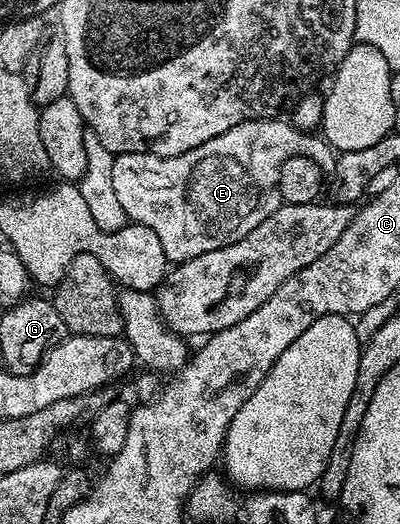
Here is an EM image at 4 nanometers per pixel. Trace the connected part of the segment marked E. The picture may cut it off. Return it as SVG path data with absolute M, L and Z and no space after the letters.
M238 123L234 127L230 127L226 132L201 143L200 146L185 151L184 154L176 156L158 156L150 152L119 153L114 158L112 164L112 185L118 201L120 201L122 208L124 208L127 219L133 223L148 226L150 230L155 230L157 238L160 239L160 244L164 248L167 261L179 264L186 260L191 260L194 257L198 257L200 254L208 253L210 250L219 249L220 246L230 245L232 242L239 241L240 238L251 233L260 222L264 222L265 218L270 217L277 208L281 207L282 199L277 190L280 166L282 166L284 161L290 156L305 156L306 158L312 159L312 162L316 162L324 174L332 174L334 172L335 162L338 157L335 149L317 133L307 132L303 129L282 124L241 125Z

